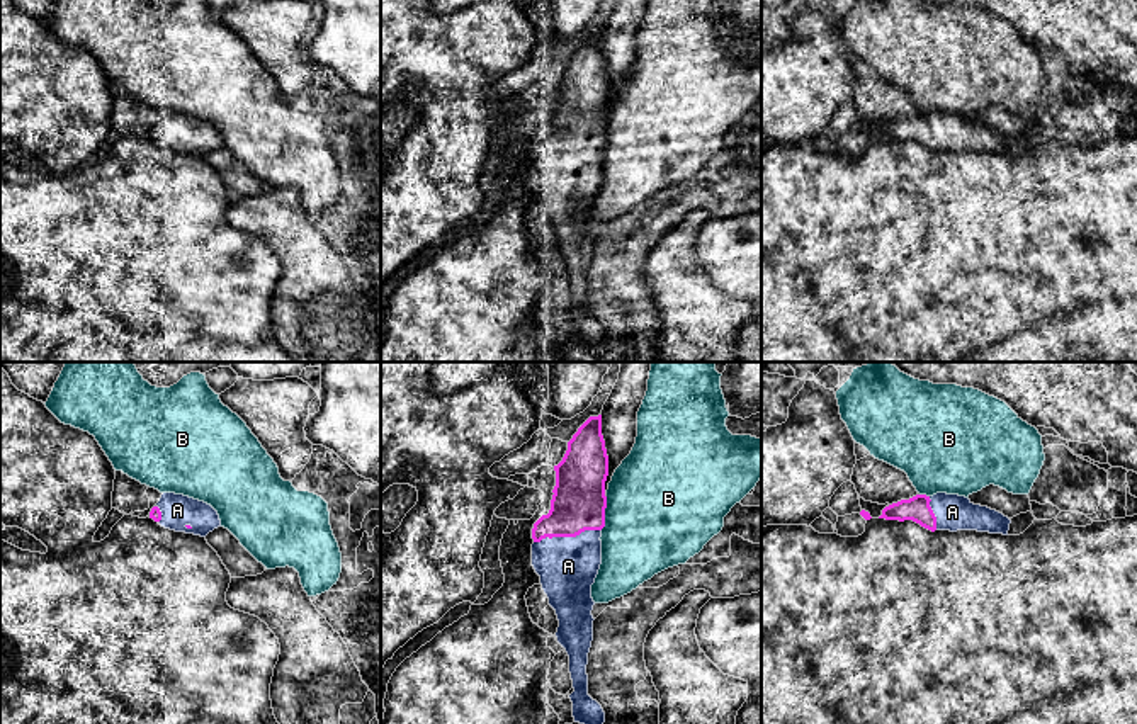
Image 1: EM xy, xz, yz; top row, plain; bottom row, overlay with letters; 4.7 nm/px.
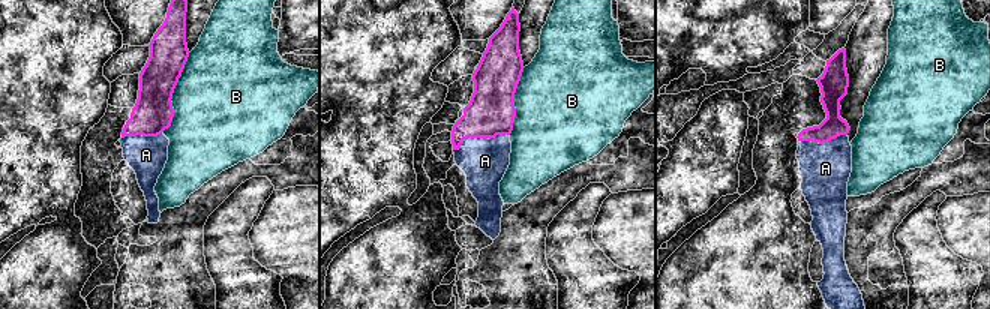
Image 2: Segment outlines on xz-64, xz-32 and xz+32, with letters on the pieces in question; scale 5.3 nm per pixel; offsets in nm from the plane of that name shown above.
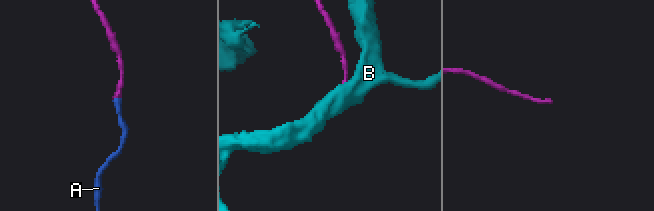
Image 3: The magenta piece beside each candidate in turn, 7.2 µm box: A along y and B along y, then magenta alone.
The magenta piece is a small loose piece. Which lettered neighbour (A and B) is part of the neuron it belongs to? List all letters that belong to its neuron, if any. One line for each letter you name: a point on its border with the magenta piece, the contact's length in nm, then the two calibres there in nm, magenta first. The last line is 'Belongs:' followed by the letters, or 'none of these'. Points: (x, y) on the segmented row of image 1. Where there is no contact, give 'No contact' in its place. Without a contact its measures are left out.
A: Touches magenta at xz (566, 536). Shared border 320 nm. Thickness 260 nm (magenta) against 280 nm
Belongs: A

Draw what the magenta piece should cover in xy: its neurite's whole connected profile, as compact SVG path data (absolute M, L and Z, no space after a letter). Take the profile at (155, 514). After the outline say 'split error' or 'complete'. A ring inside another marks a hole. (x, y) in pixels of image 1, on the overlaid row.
M163 493L150 518L165 529L201 537L221 527L219 515L211 505L175 493Z; split error

